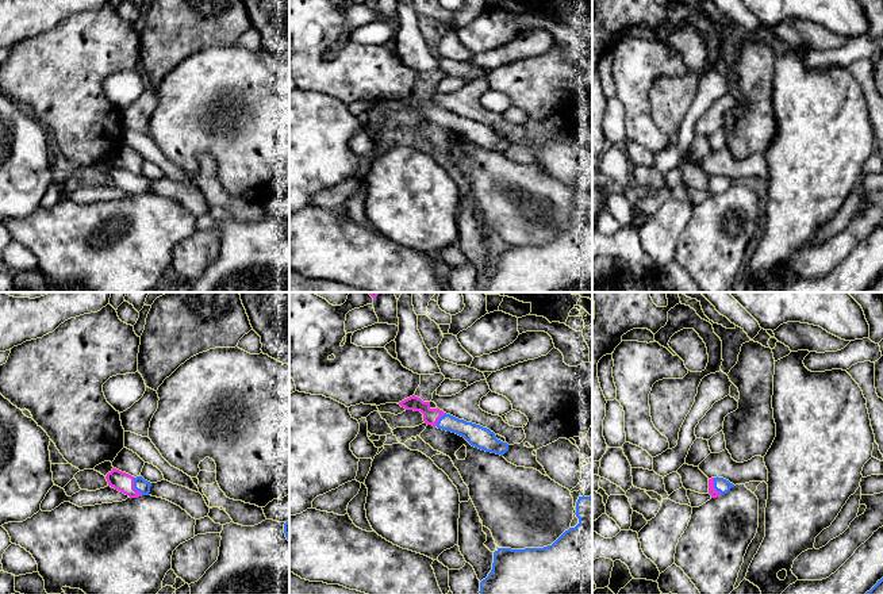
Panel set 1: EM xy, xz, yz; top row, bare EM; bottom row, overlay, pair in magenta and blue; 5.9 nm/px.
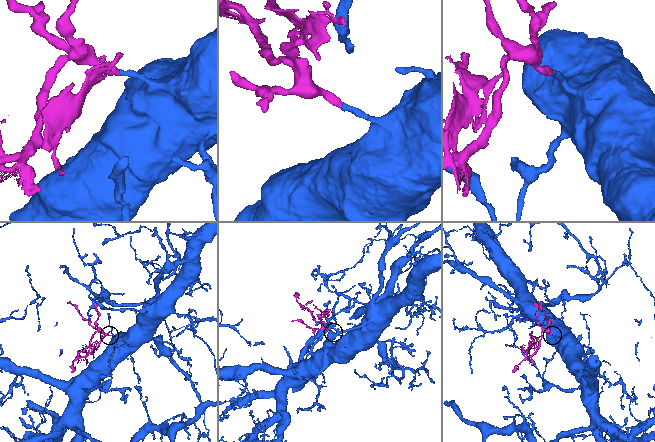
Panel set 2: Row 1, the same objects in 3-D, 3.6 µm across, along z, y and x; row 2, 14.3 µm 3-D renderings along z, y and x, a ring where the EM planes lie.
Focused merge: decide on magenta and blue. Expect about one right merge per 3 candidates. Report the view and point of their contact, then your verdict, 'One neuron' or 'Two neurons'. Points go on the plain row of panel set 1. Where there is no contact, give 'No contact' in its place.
Touches magenta at xy (133, 184). One neuron

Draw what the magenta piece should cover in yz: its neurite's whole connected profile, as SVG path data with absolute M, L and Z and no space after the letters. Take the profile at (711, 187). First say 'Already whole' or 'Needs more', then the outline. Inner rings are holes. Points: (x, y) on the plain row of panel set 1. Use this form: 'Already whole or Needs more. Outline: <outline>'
Needs more. Outline: M711 175L709 176L709 191L711 195L717 195L730 188L734 181L723 175Z

